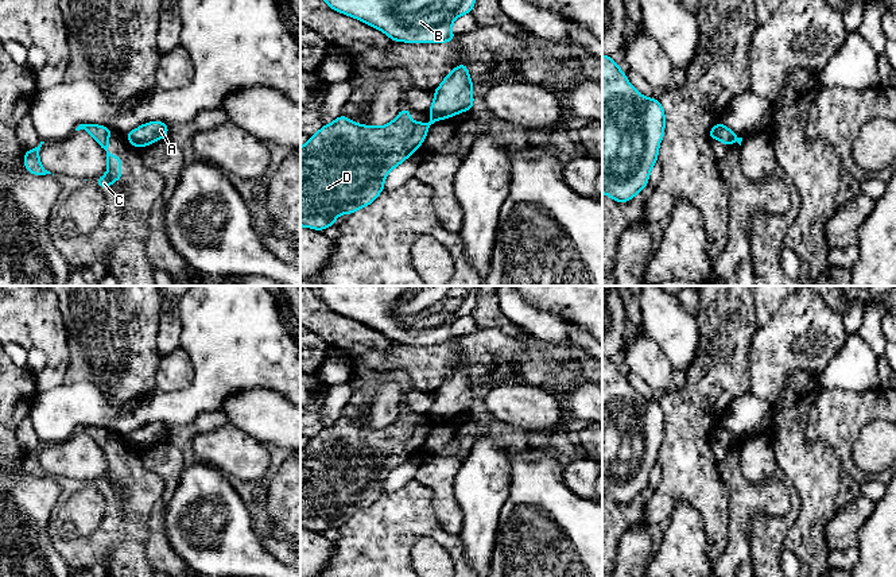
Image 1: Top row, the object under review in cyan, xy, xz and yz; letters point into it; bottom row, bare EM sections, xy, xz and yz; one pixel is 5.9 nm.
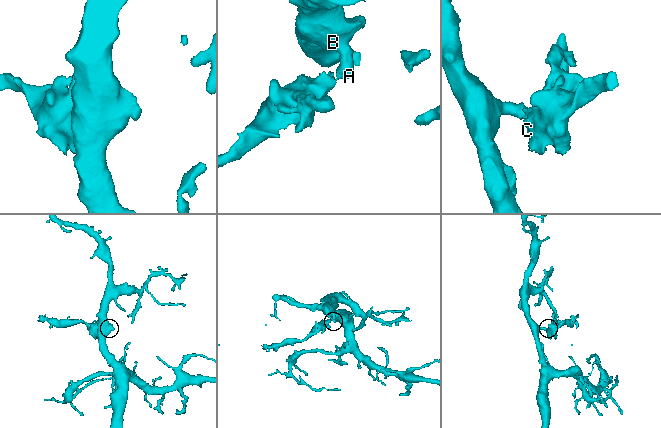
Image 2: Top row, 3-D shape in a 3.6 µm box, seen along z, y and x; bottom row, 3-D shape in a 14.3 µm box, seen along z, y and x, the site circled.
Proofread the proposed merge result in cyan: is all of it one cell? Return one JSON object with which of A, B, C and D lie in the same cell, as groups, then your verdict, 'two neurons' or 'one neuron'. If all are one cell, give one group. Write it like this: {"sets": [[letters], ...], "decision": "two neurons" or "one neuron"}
{"sets": [["A", "B"], ["C", "D"]], "decision": "two neurons"}

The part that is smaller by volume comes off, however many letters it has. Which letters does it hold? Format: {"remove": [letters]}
{"remove": ["C", "D"]}

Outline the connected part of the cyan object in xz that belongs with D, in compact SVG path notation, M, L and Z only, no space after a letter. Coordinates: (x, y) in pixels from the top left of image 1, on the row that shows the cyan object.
M402 108L397 117L383 127L353 123L341 115L310 136L307 144L300 147L300 226L323 231L335 225L338 214L352 214L371 205L380 195L388 173L423 144L430 125L437 121L434 116L428 123L411 121L411 112L411 109Z

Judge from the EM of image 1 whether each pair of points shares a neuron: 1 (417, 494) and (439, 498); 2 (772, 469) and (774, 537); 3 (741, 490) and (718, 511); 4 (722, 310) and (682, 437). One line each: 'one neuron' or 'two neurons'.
1: two neurons
2: one neuron
3: two neurons
4: one neuron

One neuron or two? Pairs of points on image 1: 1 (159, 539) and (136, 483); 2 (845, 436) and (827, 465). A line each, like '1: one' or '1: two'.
1: two
2: two

